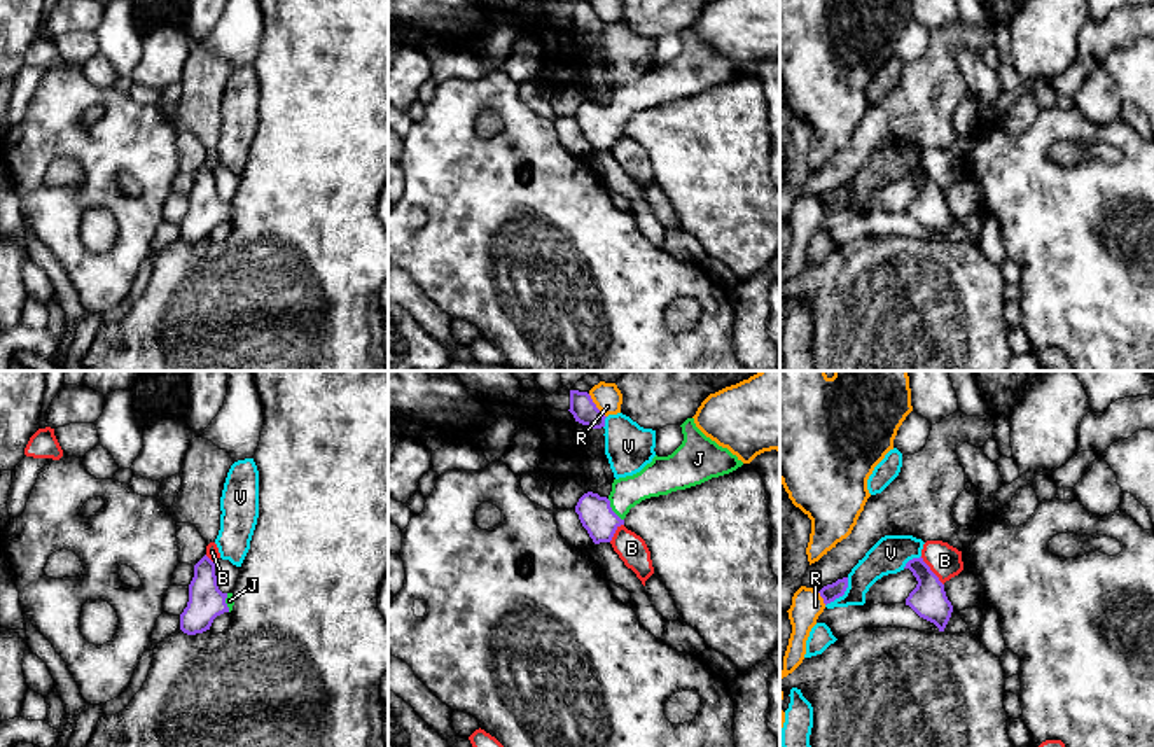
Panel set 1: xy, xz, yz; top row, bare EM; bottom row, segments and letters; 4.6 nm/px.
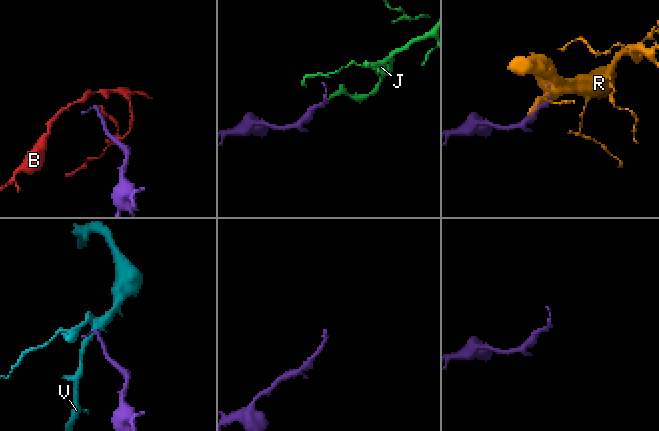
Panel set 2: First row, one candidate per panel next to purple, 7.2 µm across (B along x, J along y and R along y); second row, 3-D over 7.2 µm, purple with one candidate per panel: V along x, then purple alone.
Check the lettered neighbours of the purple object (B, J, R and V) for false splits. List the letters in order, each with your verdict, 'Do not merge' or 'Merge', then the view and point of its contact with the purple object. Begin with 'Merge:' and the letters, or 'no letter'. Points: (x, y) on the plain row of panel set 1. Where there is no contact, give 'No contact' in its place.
Merge: J
B: Do not merge. Touches purple at yz (931, 179)
J: Merge. Touches purple at xz (611, 118)
R: Do not merge. Touches purple at xz (595, 14)
V: Do not merge. Touches purple at yz (841, 203)

